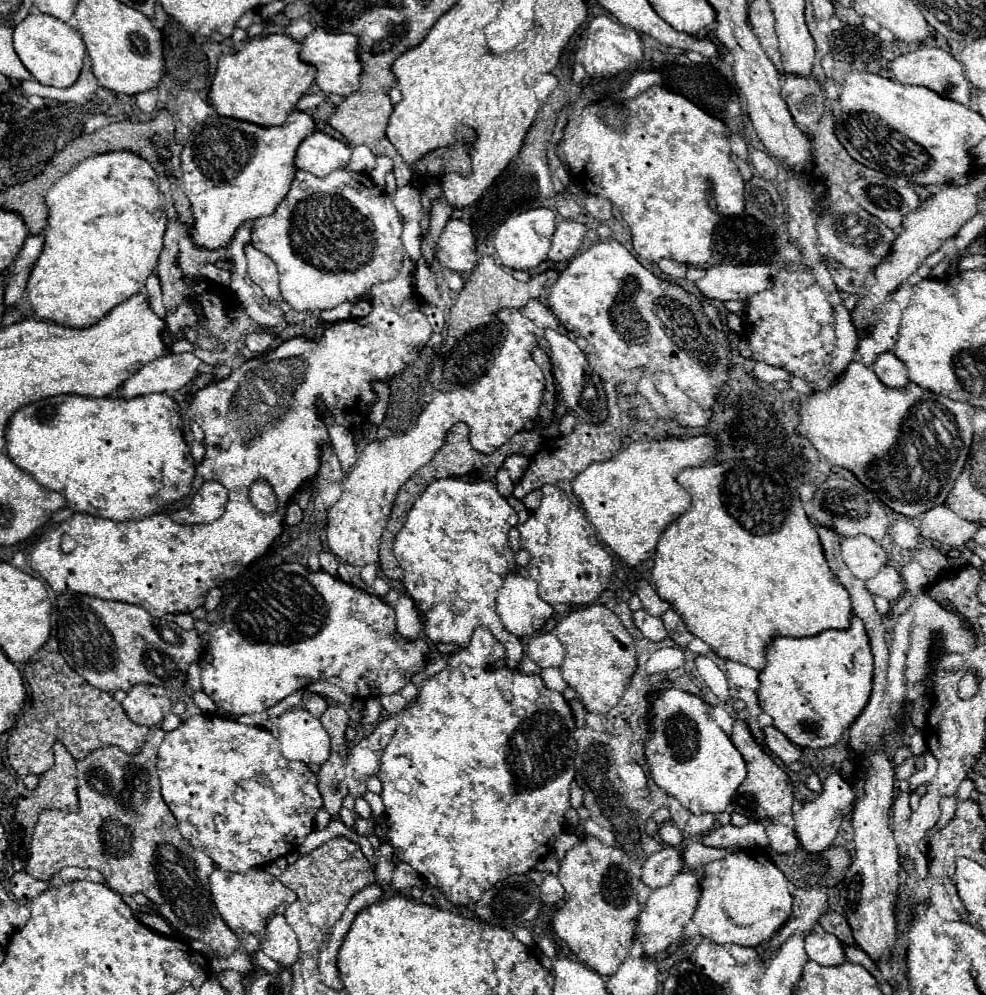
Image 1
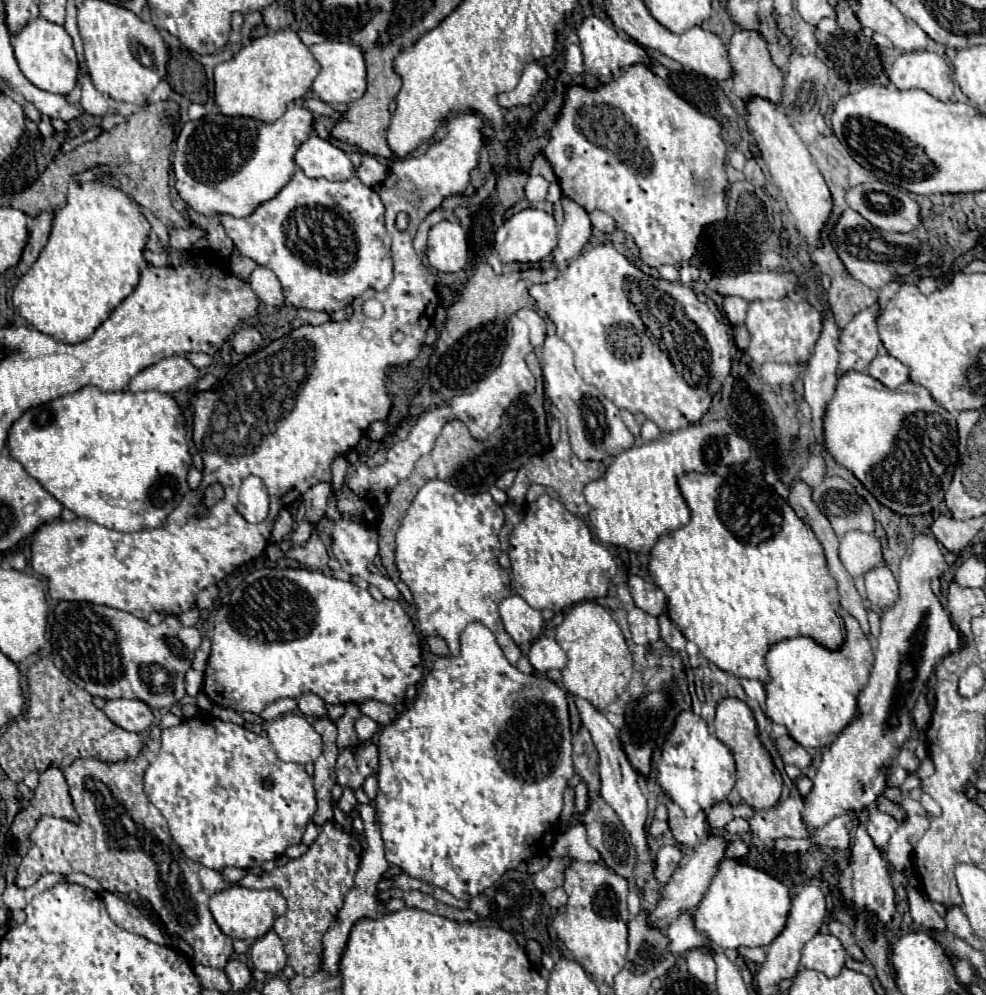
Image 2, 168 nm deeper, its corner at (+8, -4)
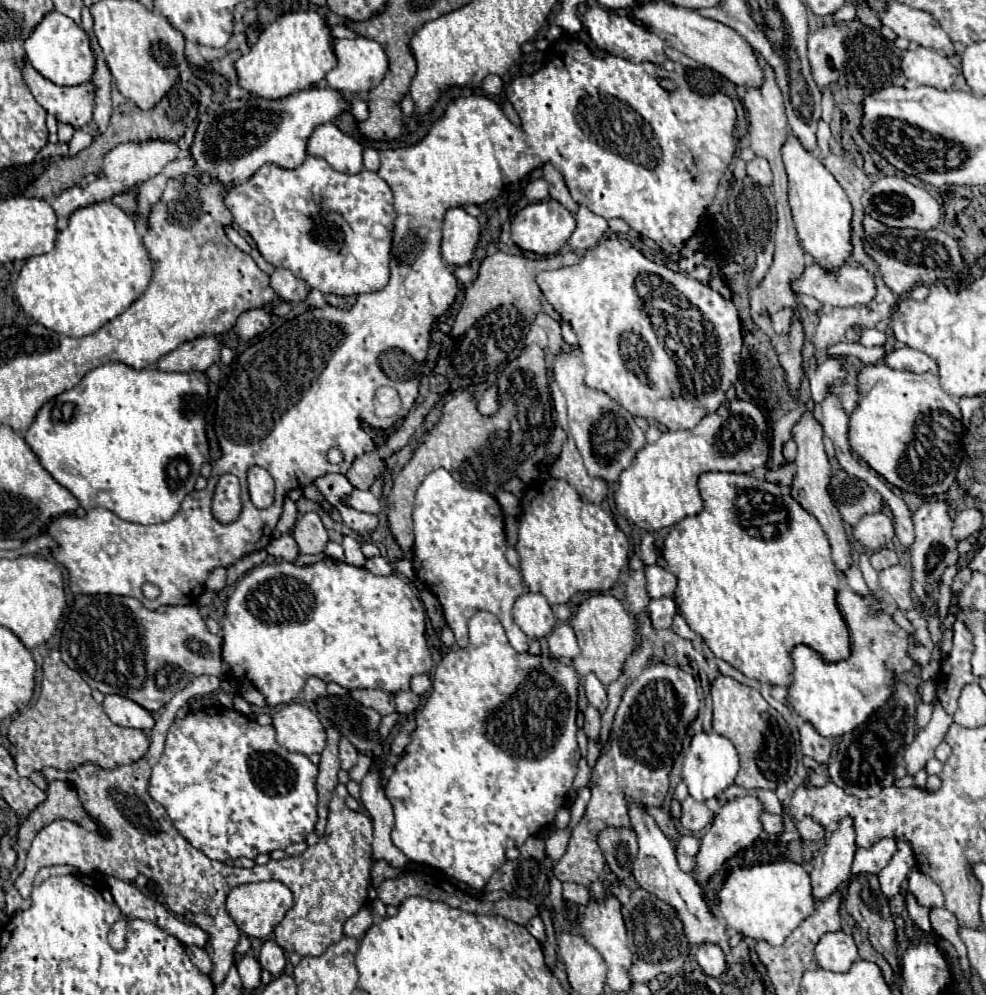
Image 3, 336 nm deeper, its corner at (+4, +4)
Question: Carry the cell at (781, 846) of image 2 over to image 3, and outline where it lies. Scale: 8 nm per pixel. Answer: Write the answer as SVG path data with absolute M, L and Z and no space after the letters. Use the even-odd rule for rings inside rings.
M806 816L802 822L798 822L798 830L800 830L802 840L806 840L806 842L818 842L818 840L826 838L826 830L816 820L810 820L810 816Z

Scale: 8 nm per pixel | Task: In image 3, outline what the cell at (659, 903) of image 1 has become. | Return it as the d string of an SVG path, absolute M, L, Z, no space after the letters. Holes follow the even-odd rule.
M740 796L740 798L732 798L732 800L724 802L724 806L716 814L710 830L700 840L702 846L696 856L694 876L700 882L706 882L712 874L716 874L722 868L722 864L728 858L732 858L738 850L748 848L762 834L762 822L760 822L762 814L764 814L764 806L756 796Z

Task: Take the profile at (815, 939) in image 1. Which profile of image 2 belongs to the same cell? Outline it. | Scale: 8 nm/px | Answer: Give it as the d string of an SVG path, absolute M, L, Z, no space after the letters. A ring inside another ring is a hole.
M816 934L812 940L804 944L800 964L804 968L818 970L828 978L832 978L840 974L840 970L844 968L844 960L846 960L846 950L836 936Z

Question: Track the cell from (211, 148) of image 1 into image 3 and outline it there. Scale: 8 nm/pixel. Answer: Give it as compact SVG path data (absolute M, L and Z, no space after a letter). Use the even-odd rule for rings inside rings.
M308 88L278 100L228 100L200 116L200 126L190 148L196 162L194 170L208 174L216 168L220 182L242 184L266 162L276 162L282 168L296 168L306 160L306 142L314 128L332 122L348 108L350 102L342 92L332 88Z

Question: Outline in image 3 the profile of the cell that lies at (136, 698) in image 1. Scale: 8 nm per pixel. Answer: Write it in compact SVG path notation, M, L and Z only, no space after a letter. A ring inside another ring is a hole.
M110 694L104 698L102 708L106 716L118 726L140 728L140 730L150 730L154 726L154 716L142 706L138 706L136 702L132 702L130 698Z

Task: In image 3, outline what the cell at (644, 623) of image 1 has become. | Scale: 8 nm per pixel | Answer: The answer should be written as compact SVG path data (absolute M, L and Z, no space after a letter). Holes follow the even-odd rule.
M658 598L658 600L652 600L648 604L648 614L650 614L650 620L652 620L652 626L656 630L662 630L662 628L670 628L672 626L672 618L676 614L676 602L674 598Z

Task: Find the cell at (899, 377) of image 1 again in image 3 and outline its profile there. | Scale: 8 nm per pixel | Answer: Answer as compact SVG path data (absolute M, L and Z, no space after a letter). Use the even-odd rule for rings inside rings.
M898 348L886 354L884 364L896 370L908 370L908 372L938 372L938 366L934 364L934 360L930 360L930 356L926 356L924 352L918 352L914 348Z

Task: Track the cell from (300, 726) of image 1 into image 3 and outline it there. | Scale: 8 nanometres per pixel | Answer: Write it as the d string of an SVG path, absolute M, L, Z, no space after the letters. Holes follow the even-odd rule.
M292 702L282 706L274 716L272 724L276 728L276 740L280 746L302 752L306 756L322 752L326 746L326 730L318 716L304 704Z

